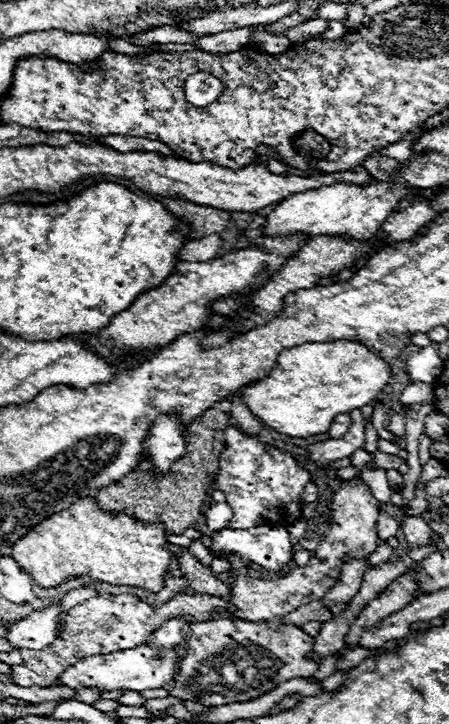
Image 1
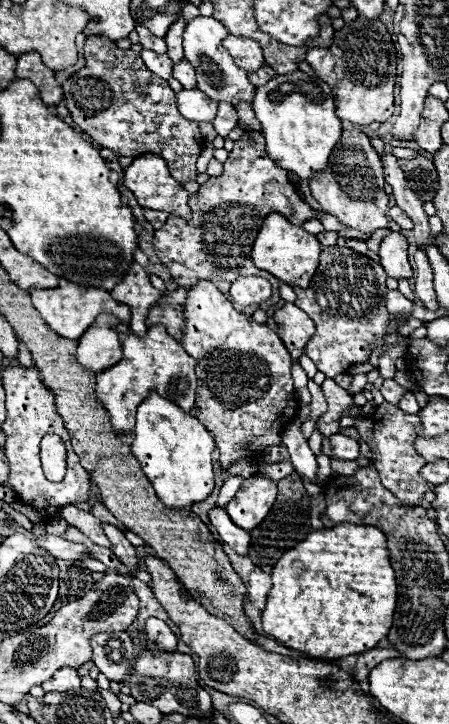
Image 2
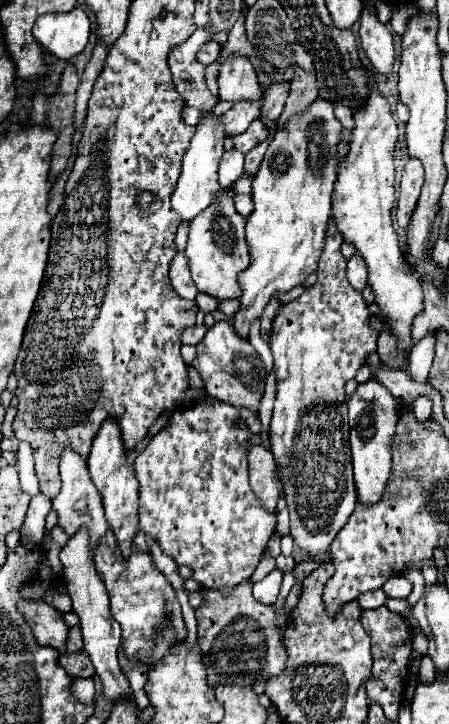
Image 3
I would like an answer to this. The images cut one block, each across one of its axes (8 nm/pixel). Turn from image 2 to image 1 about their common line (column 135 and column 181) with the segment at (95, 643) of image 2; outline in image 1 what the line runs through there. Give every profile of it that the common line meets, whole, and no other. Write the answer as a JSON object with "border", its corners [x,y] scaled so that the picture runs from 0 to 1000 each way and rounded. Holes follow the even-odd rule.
{"border":[[[316,890],[316,892],[298,892],[298,895],[245,901],[245,903],[218,903],[218,906],[187,909],[138,928],[134,945],[169,950],[169,953],[209,948],[209,950],[227,950],[227,953],[276,950],[276,953],[321,956],[321,953],[339,953],[339,950],[361,950],[379,939],[388,939],[401,912],[405,912],[405,892],[334,895],[334,892]]]}

